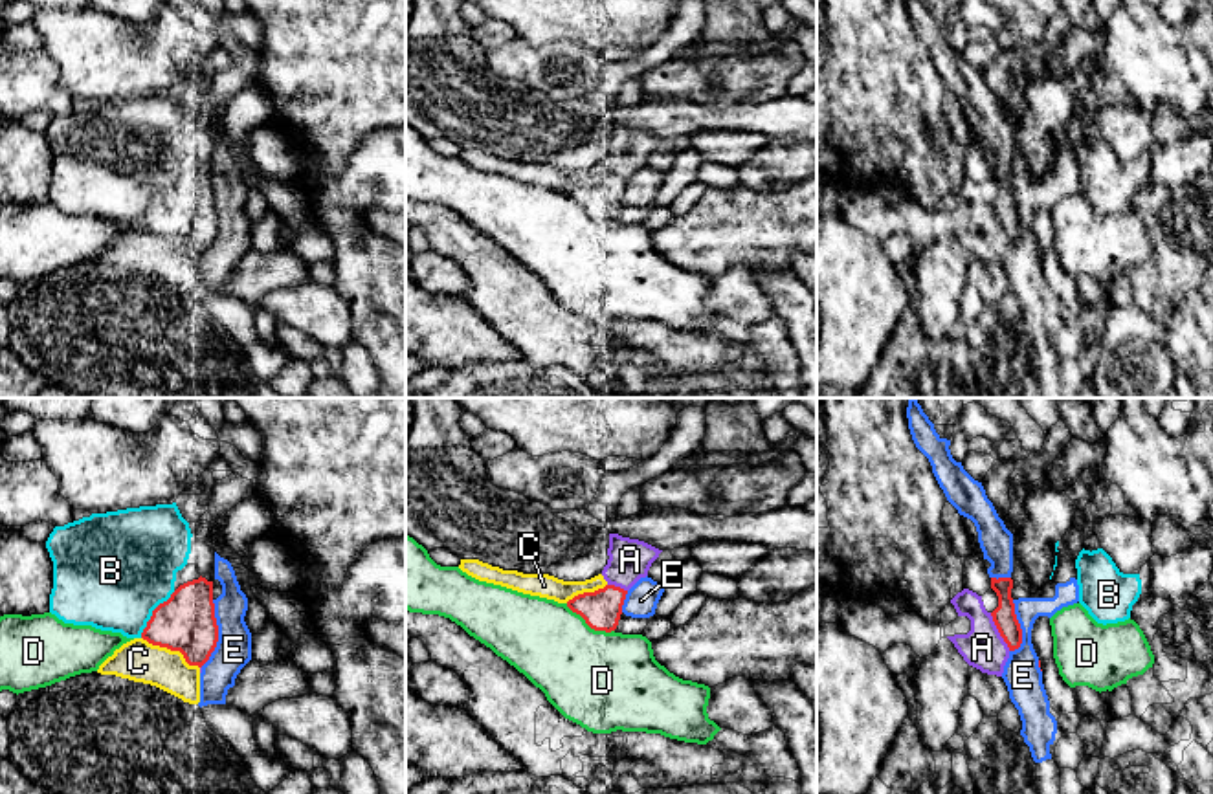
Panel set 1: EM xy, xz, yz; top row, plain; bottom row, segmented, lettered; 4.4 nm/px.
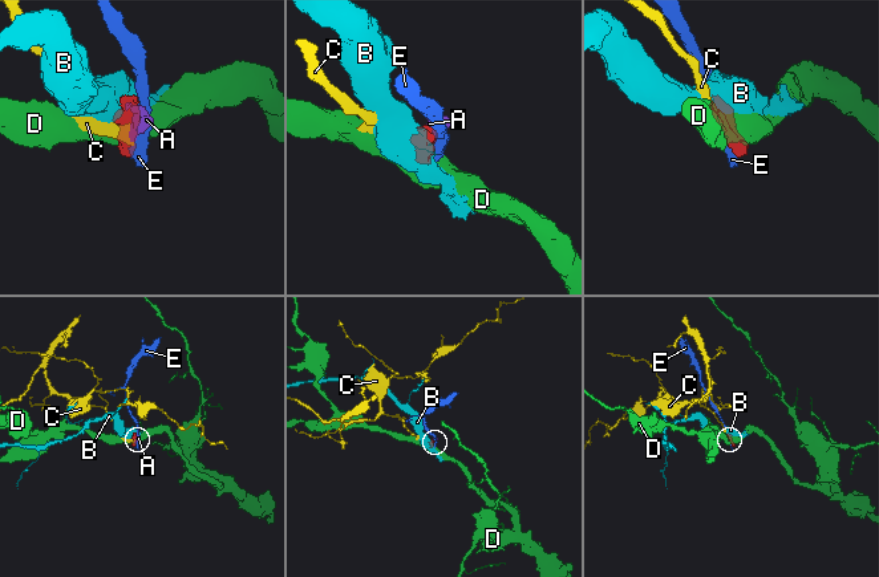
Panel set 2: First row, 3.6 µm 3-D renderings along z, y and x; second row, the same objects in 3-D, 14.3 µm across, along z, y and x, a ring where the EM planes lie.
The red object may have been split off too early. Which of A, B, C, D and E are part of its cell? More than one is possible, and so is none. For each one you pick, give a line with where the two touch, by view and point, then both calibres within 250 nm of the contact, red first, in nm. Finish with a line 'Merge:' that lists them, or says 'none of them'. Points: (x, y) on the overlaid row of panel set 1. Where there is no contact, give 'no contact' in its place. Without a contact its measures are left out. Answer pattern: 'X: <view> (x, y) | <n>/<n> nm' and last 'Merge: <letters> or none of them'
Merge: none of them

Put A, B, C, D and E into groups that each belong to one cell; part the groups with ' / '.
A C / B / D / E

